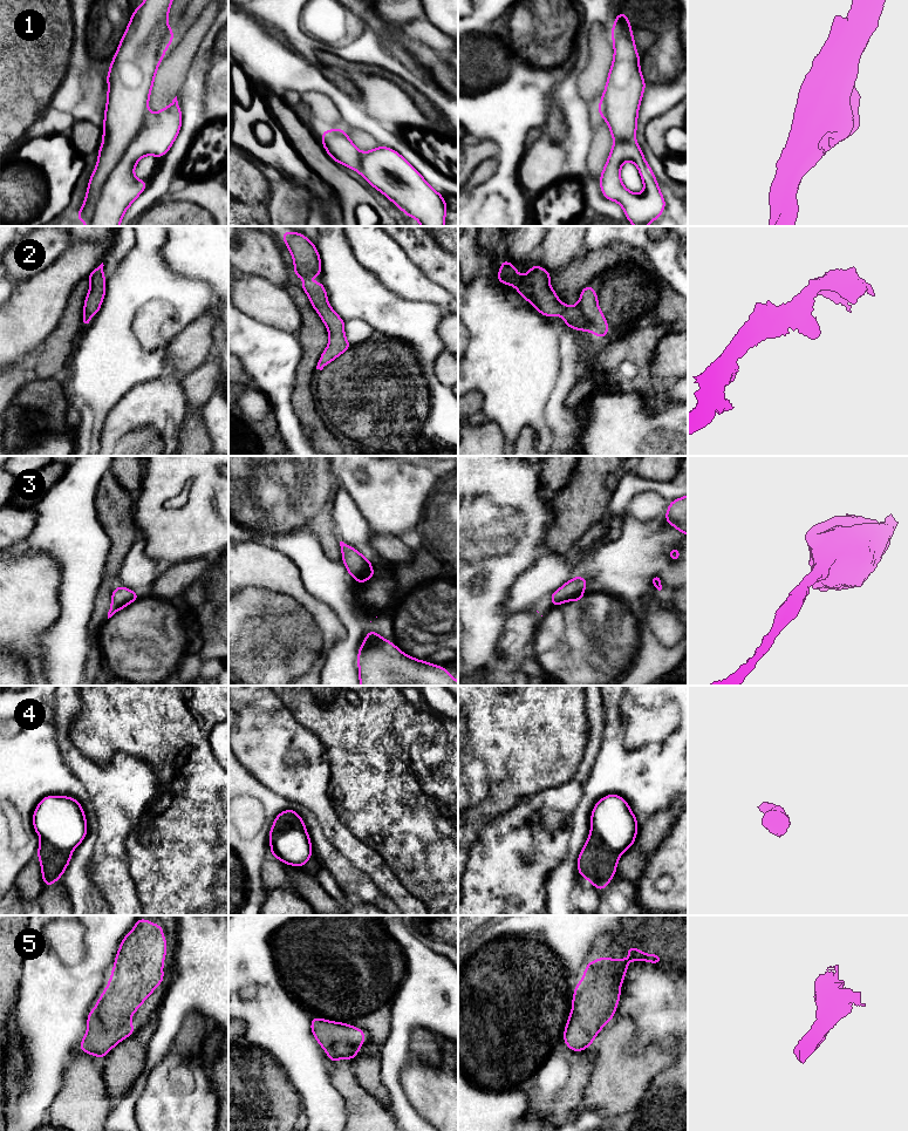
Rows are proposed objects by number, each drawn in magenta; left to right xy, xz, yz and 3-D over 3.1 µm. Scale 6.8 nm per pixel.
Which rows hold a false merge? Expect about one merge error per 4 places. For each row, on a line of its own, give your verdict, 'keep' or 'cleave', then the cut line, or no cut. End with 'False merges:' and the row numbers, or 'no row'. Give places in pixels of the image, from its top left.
1: cleave; cut xy (145, 120), (141, 130), (108, 177), (93, 215), (84, 223)
2: keep; cut none
3: keep; cut none
4: keep; cut none
5: keep; cut none
False merges: 1

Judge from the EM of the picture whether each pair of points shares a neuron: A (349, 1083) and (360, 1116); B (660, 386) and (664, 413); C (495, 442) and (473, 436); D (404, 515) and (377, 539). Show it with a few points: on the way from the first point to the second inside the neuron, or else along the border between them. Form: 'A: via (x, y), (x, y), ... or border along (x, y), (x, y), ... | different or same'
A: via (352, 1091), (360, 1103), (360, 1108) | same
B: border along (668, 382), (664, 395), (653, 400) | different
C: via (490, 442), (478, 441) | same
D: border along (370, 530), (377, 533), (394, 535), (400, 538) | different

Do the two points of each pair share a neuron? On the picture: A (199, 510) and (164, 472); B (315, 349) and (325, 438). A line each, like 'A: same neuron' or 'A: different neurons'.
A: same neuron
B: same neuron

